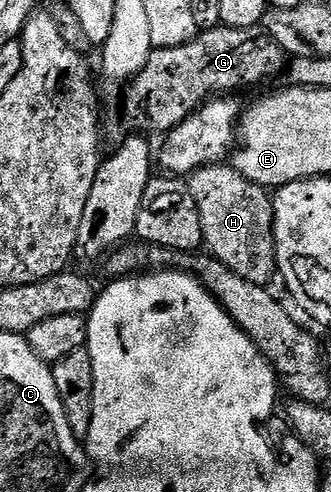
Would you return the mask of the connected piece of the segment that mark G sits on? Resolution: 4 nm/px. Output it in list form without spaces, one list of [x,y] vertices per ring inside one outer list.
[[[226,26],[209,27],[201,30],[195,39],[180,47],[157,47],[150,53],[146,65],[127,84],[128,92],[124,95],[124,115],[133,127],[133,132],[173,131],[186,117],[190,117],[209,99],[223,96],[225,93],[236,93],[240,86],[252,87],[271,75],[285,70],[286,56],[284,50],[272,40],[260,27],[250,29],[230,29]]]

